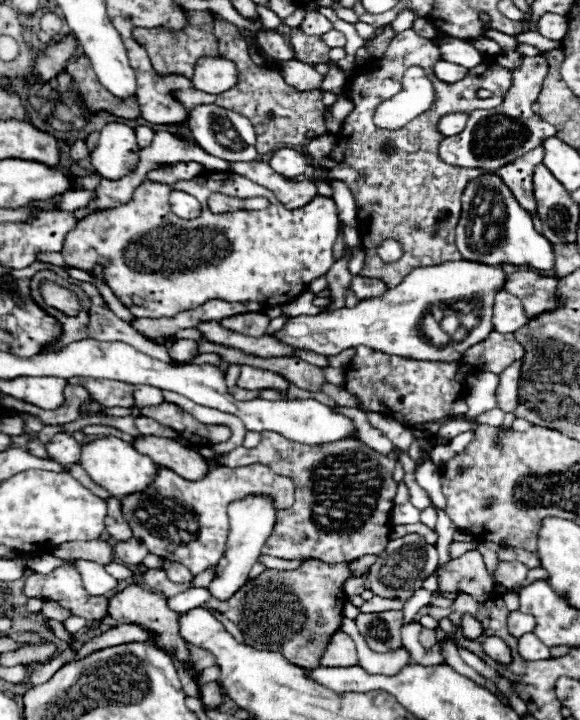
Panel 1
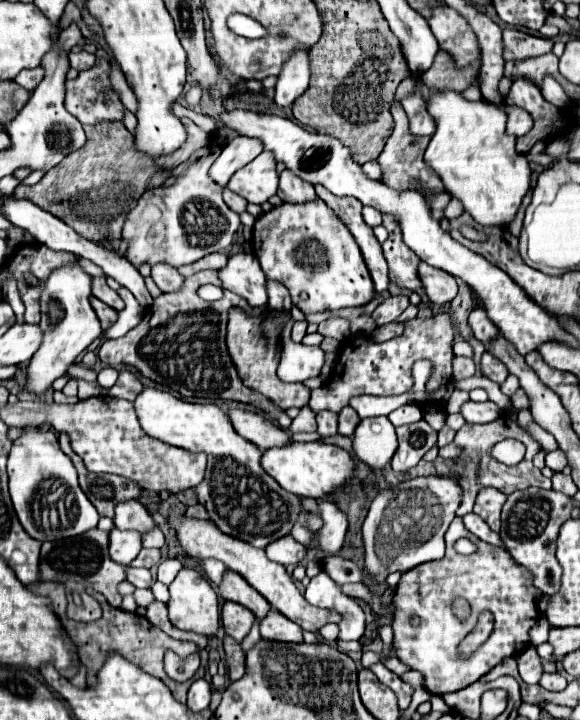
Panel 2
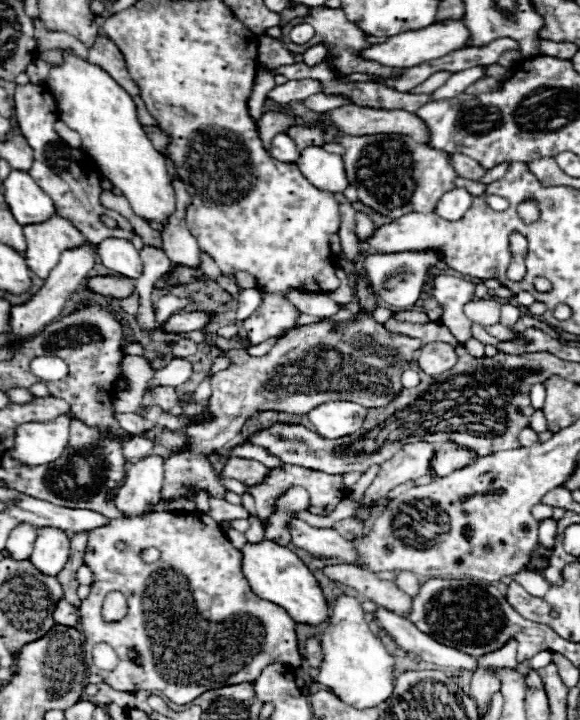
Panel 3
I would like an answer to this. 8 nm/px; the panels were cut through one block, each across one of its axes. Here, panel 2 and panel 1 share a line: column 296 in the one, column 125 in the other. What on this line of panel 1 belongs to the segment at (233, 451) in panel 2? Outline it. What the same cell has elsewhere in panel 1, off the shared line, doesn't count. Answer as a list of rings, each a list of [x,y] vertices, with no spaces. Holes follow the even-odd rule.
[[[260,464],[242,466],[240,470],[214,468],[198,482],[184,480],[172,470],[160,468],[160,474],[144,494],[124,496],[120,504],[134,536],[148,546],[150,554],[184,564],[196,576],[222,558],[228,540],[228,504],[248,494],[274,496],[278,508],[284,510],[294,502],[294,484]]]

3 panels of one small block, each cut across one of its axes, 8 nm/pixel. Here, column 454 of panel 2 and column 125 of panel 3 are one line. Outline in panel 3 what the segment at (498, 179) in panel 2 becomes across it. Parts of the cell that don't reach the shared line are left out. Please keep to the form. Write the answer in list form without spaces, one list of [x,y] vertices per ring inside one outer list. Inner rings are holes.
[[[68,50],[64,56],[66,56],[66,62],[62,66],[50,68],[50,80],[46,84],[58,104],[58,118],[80,134],[84,152],[98,164],[100,172],[130,202],[130,208],[140,218],[154,220],[154,222],[168,220],[168,216],[176,212],[176,190],[166,170],[166,158],[152,146],[150,138],[146,136],[144,126],[138,120],[138,112],[132,98],[100,66],[80,60],[78,56],[72,56]]]

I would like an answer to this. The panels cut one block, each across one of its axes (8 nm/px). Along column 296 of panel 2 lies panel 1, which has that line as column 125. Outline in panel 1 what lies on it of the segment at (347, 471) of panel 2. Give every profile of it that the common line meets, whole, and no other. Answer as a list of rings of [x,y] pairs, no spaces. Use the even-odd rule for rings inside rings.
[[[112,436],[84,444],[78,464],[86,470],[86,474],[98,486],[106,488],[116,498],[122,498],[122,496],[134,494],[134,492],[144,492],[158,474],[158,464],[154,464],[150,456],[136,452],[136,448],[132,444],[128,444],[120,438],[112,438]]]

